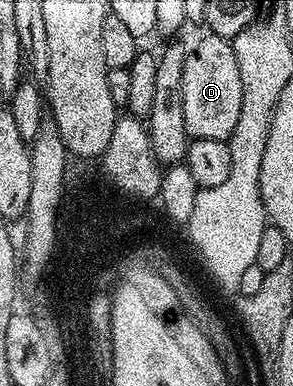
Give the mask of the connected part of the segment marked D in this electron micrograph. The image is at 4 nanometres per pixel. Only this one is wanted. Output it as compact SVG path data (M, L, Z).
M206 34L206 39L197 43L197 48L190 50L185 57L183 69L183 117L187 121L187 133L193 139L228 140L229 134L239 122L239 109L243 101L243 81L239 77L239 61L230 40L218 35Z

